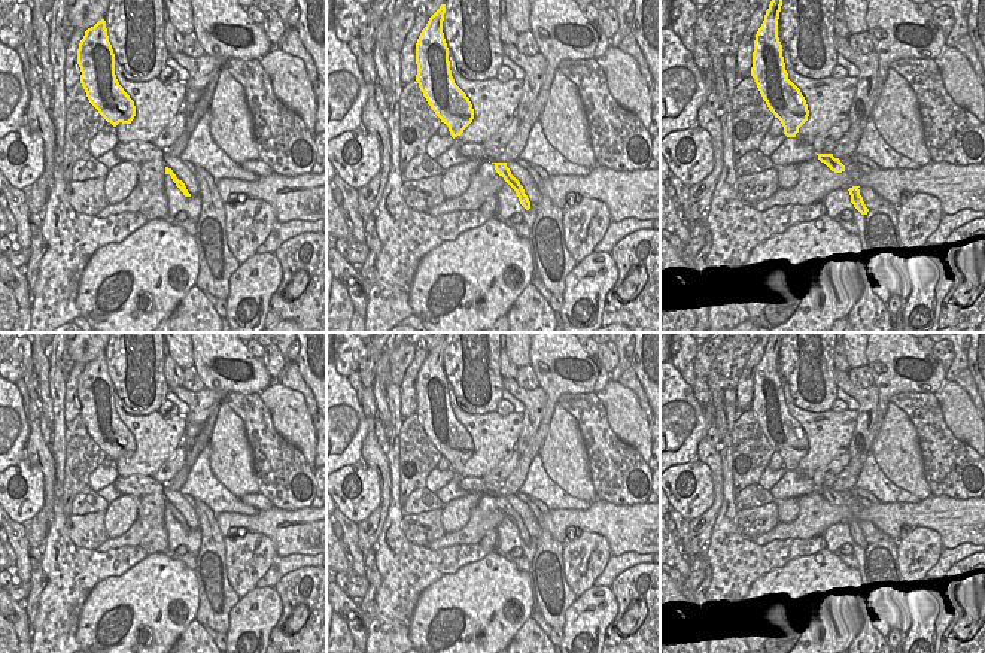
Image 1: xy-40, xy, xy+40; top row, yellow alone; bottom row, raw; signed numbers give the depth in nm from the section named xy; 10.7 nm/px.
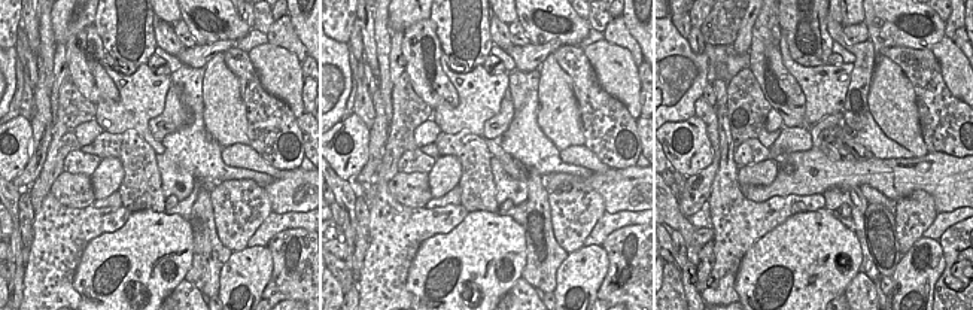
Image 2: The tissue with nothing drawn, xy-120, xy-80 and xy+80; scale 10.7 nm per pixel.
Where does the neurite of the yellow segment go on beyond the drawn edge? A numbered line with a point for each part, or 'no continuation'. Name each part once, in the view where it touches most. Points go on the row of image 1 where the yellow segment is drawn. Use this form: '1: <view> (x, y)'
no continuation

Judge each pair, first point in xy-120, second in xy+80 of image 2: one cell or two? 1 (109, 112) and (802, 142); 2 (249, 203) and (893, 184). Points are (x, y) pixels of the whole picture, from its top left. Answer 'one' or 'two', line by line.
1: two
2: two

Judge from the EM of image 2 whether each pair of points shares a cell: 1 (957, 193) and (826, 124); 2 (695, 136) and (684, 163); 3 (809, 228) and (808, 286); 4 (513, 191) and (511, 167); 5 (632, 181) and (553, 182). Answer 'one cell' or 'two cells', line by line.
1: one cell
2: one cell
3: one cell
4: two cells
5: one cell

